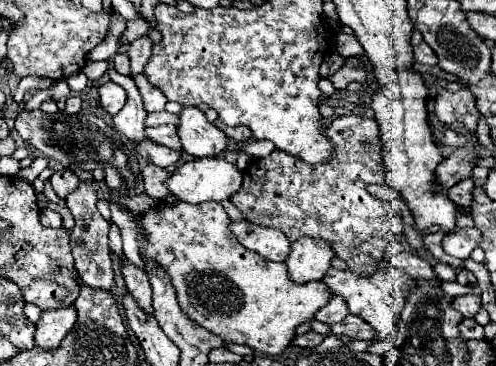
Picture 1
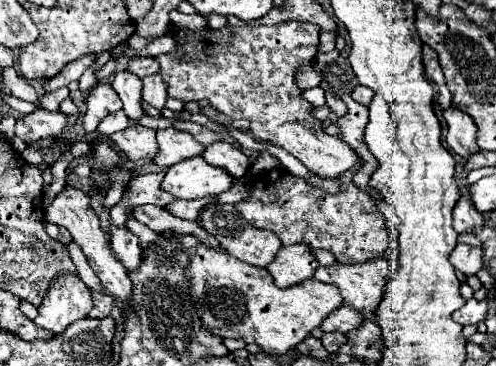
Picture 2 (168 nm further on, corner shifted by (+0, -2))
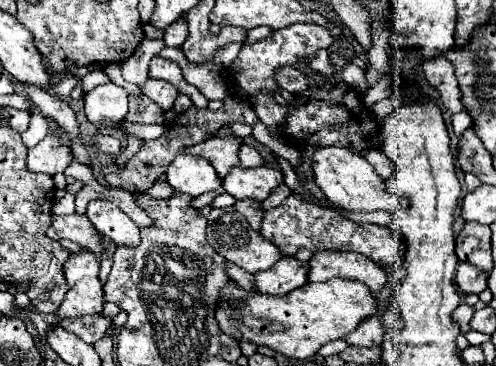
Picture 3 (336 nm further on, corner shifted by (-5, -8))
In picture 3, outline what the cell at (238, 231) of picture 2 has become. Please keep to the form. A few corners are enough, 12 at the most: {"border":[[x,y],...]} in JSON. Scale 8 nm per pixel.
{"border":[[212,208],[208,244],[250,274],[282,256],[234,208]]}

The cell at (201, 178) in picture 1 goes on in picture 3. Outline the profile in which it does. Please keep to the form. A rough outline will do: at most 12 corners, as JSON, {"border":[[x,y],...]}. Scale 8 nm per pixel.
{"border":[[176,156],[166,176],[192,198],[222,186],[212,164]]}

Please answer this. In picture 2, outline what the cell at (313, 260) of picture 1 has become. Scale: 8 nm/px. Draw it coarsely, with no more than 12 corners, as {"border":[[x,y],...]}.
{"border":[[309,246],[279,248],[267,272],[289,288],[311,278],[319,262]]}

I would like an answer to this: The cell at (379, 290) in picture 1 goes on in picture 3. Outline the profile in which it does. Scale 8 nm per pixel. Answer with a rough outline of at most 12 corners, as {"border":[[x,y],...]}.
{"border":[[316,252],[308,282],[358,280],[372,294],[386,272],[364,254]]}

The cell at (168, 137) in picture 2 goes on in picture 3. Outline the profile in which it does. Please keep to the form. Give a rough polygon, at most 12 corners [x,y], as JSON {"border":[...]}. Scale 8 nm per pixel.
{"border":[[208,138],[180,154],[204,156],[224,178],[238,166],[236,140]]}

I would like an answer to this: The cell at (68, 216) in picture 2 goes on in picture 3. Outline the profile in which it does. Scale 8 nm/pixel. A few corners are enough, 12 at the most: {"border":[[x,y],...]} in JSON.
{"border":[[86,214],[54,216],[48,236],[88,248],[98,262],[104,236]]}

